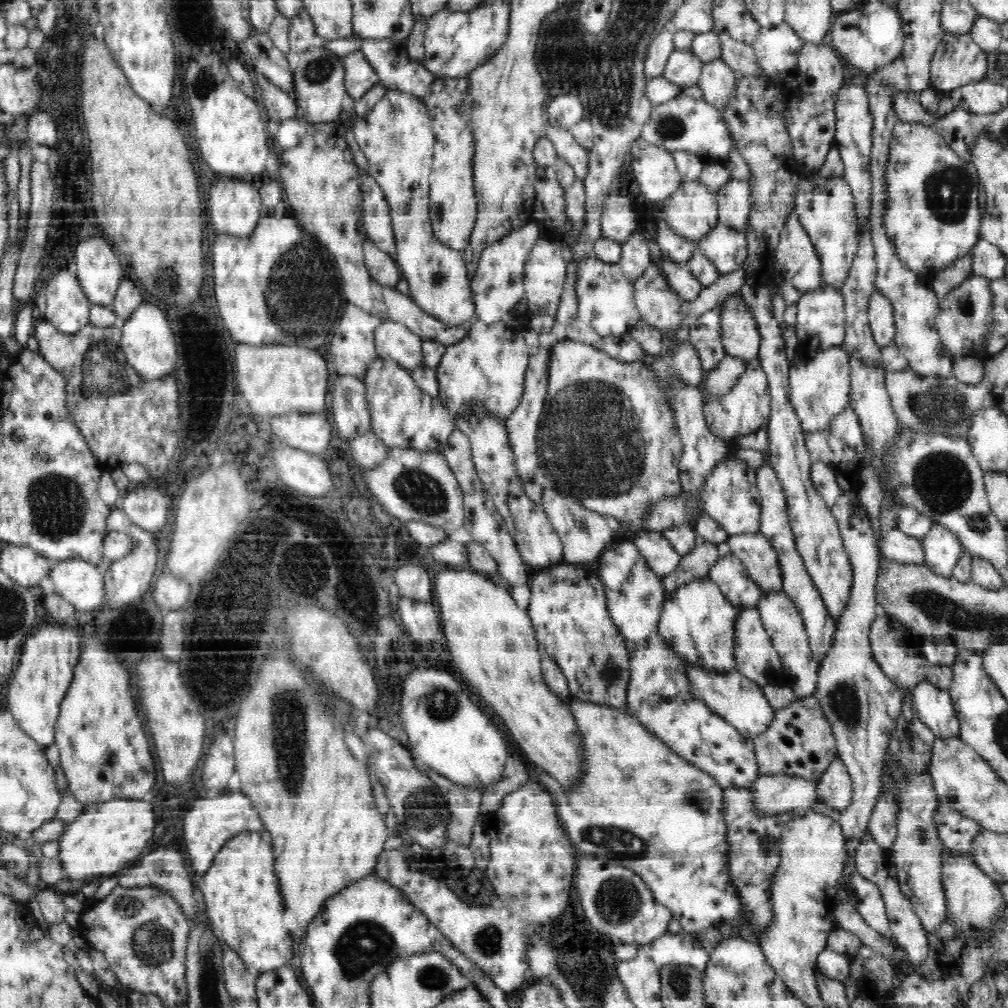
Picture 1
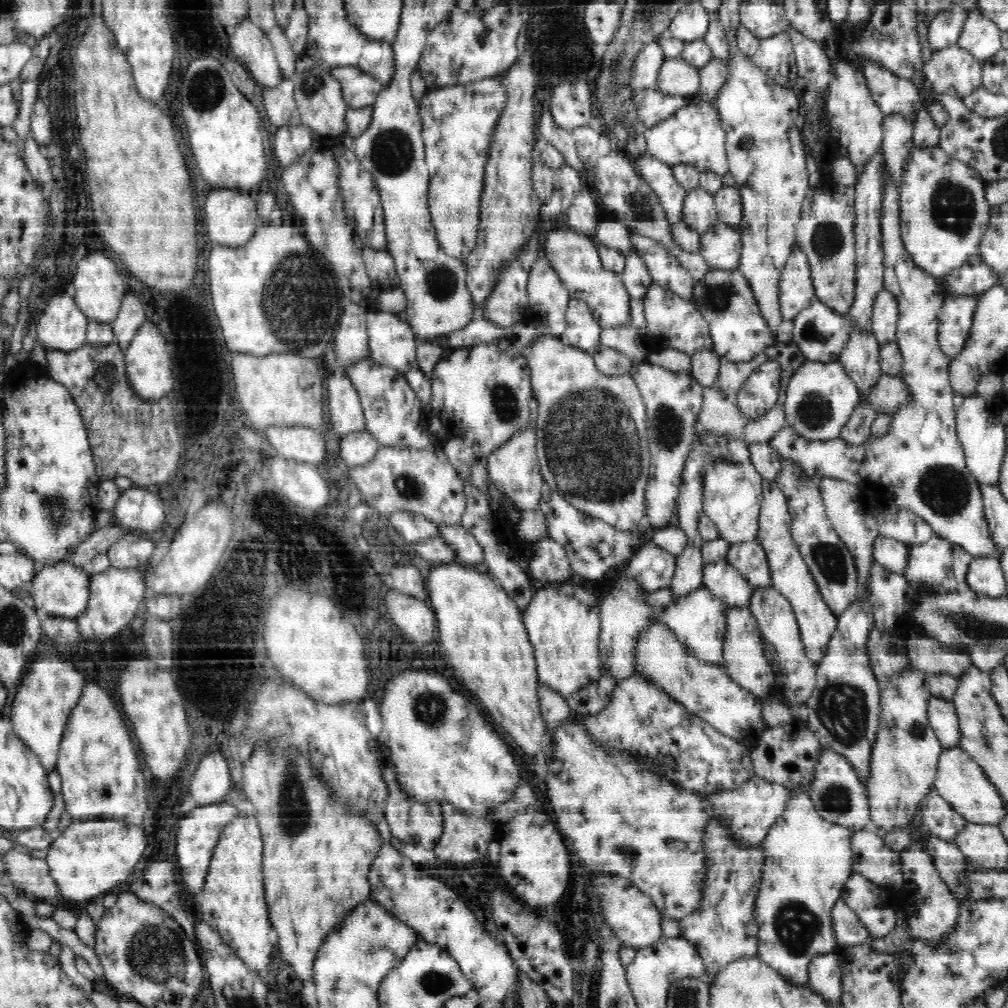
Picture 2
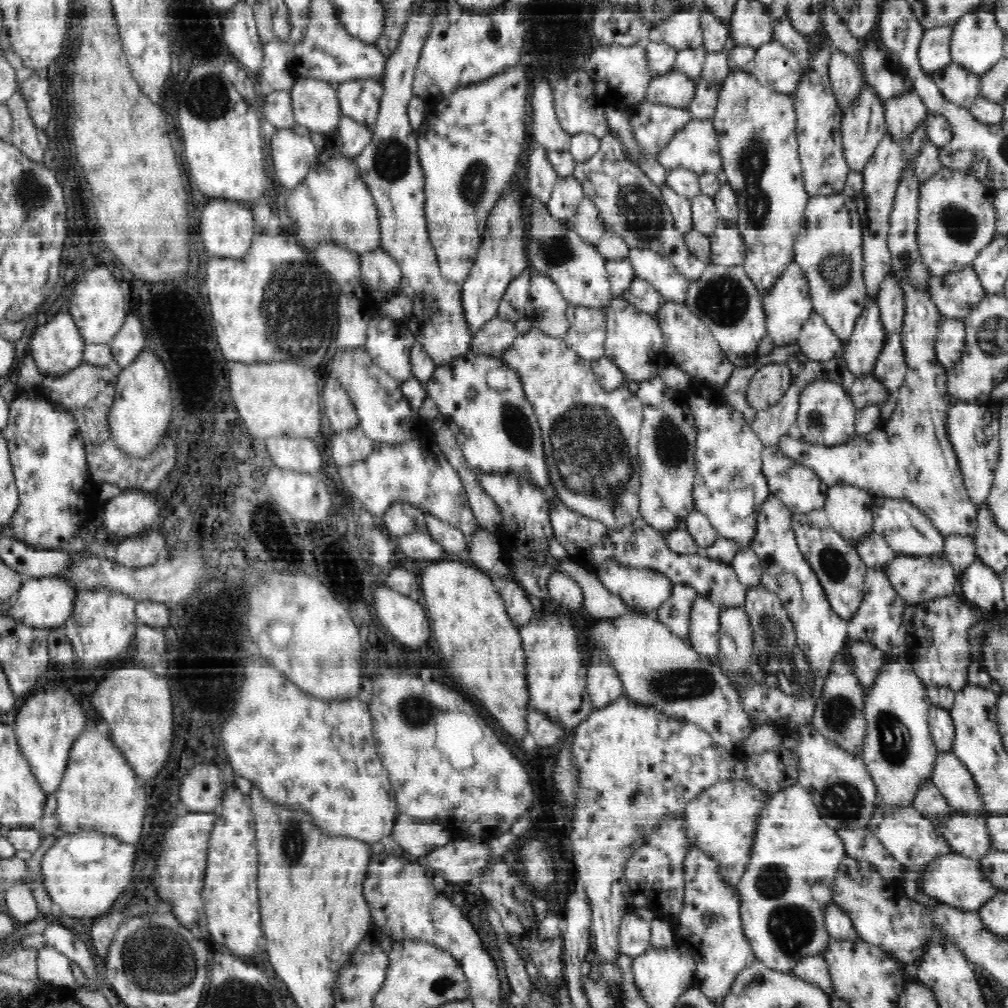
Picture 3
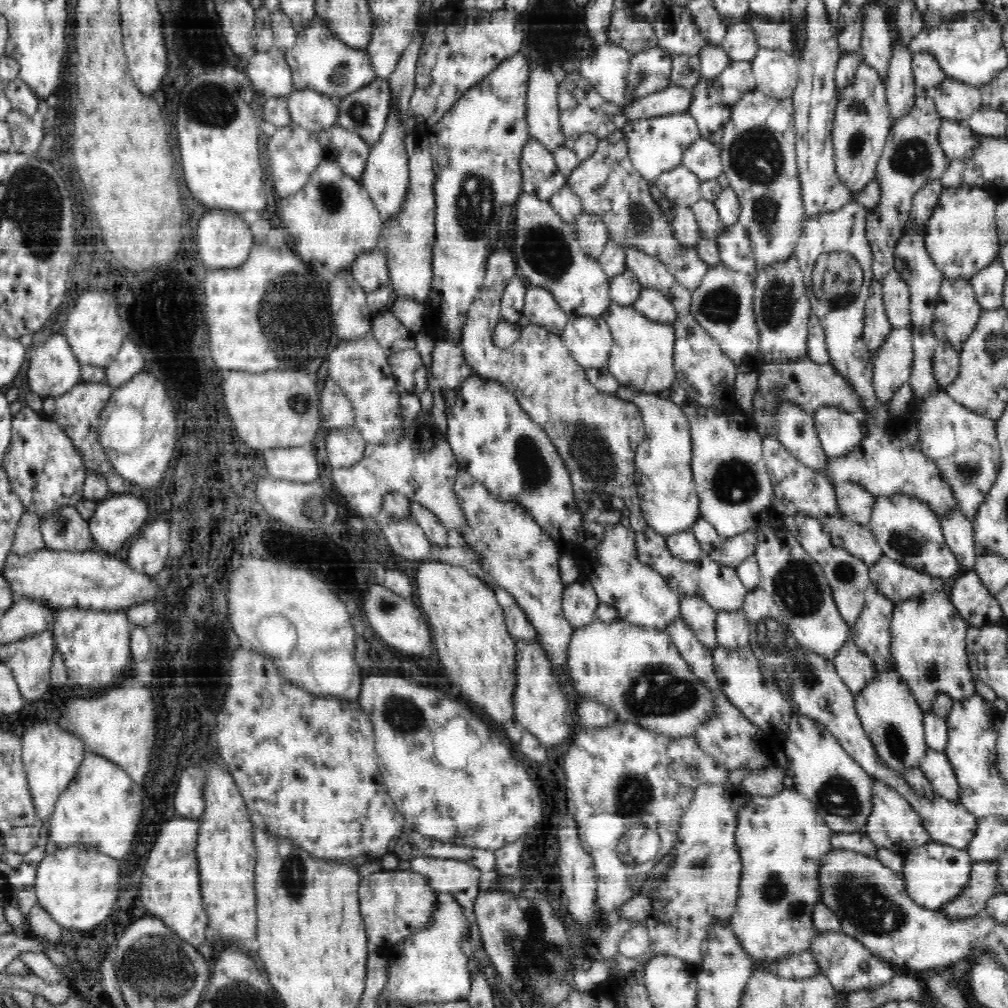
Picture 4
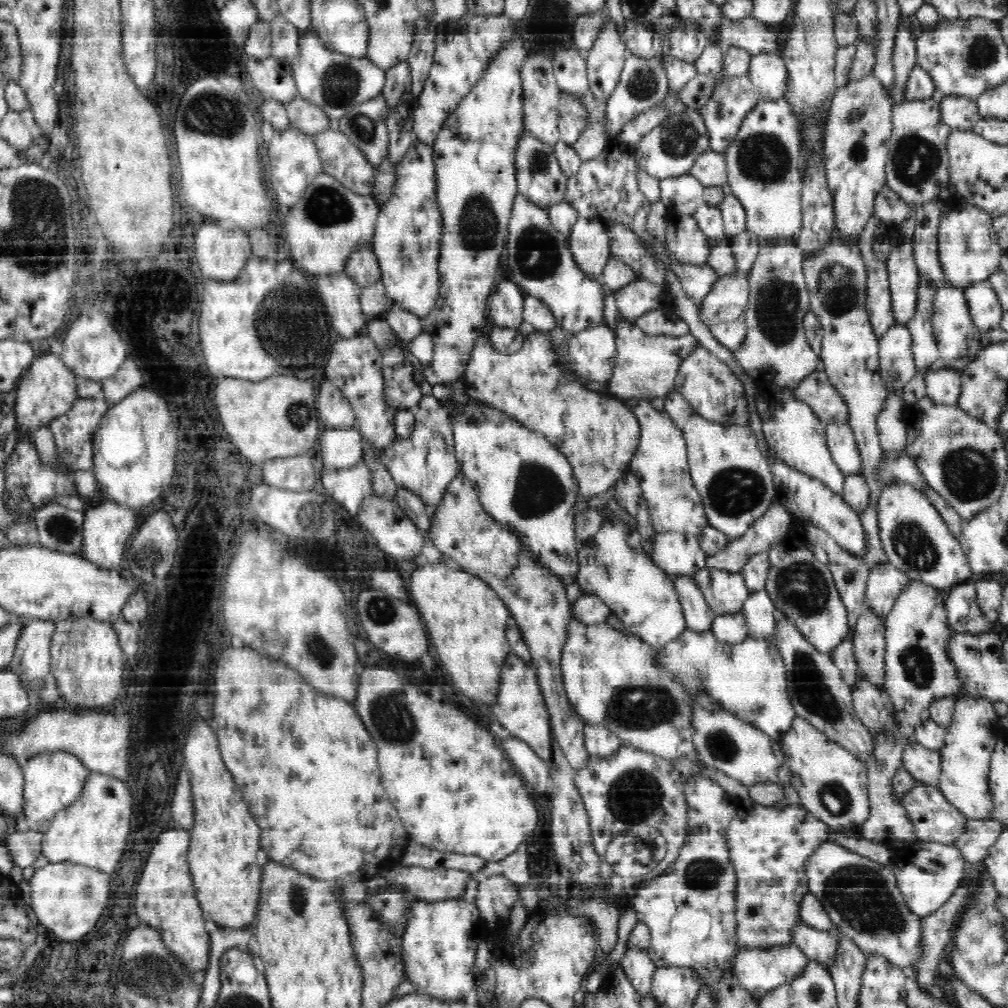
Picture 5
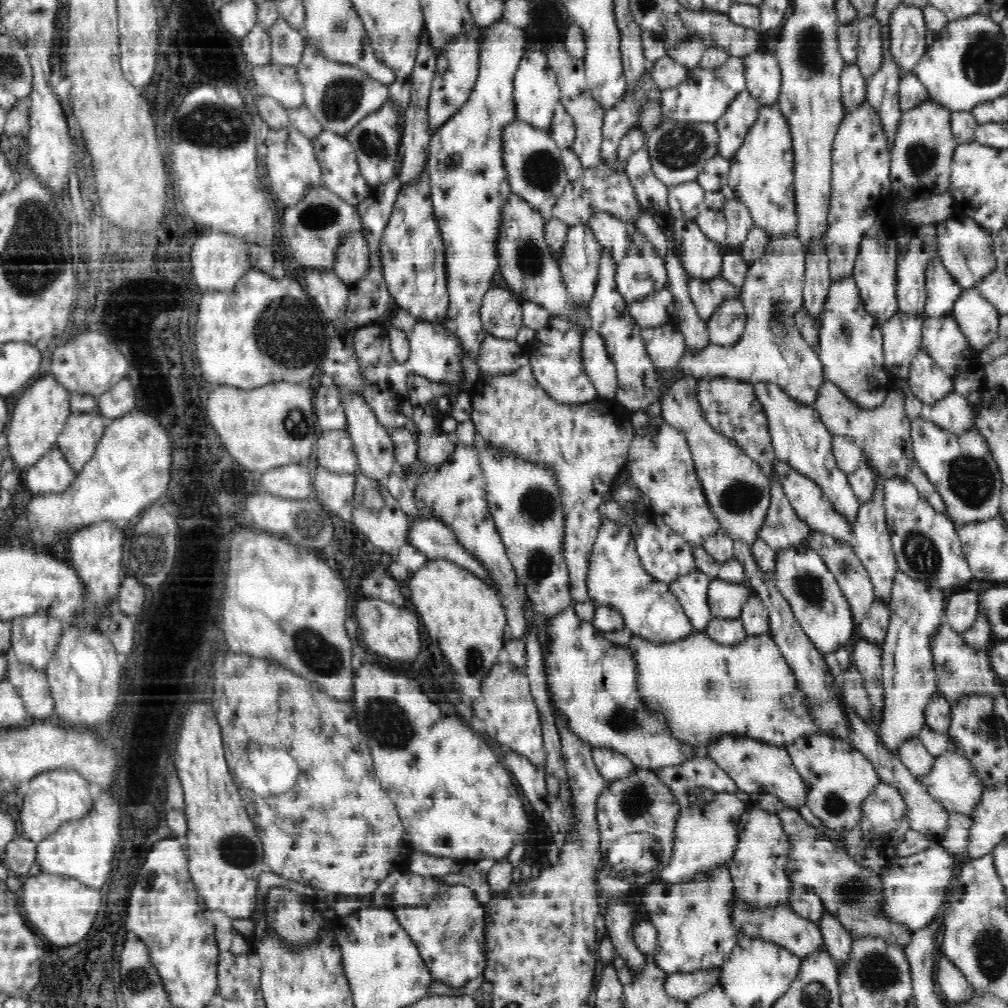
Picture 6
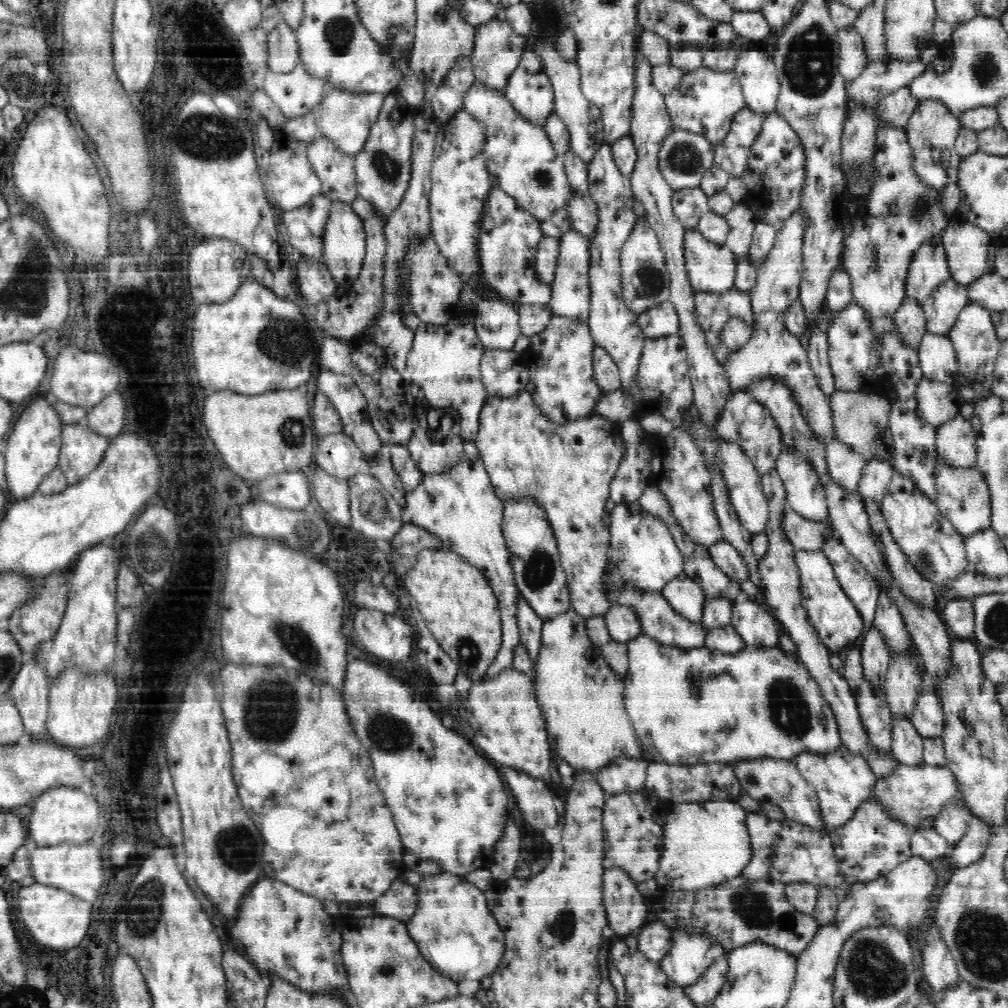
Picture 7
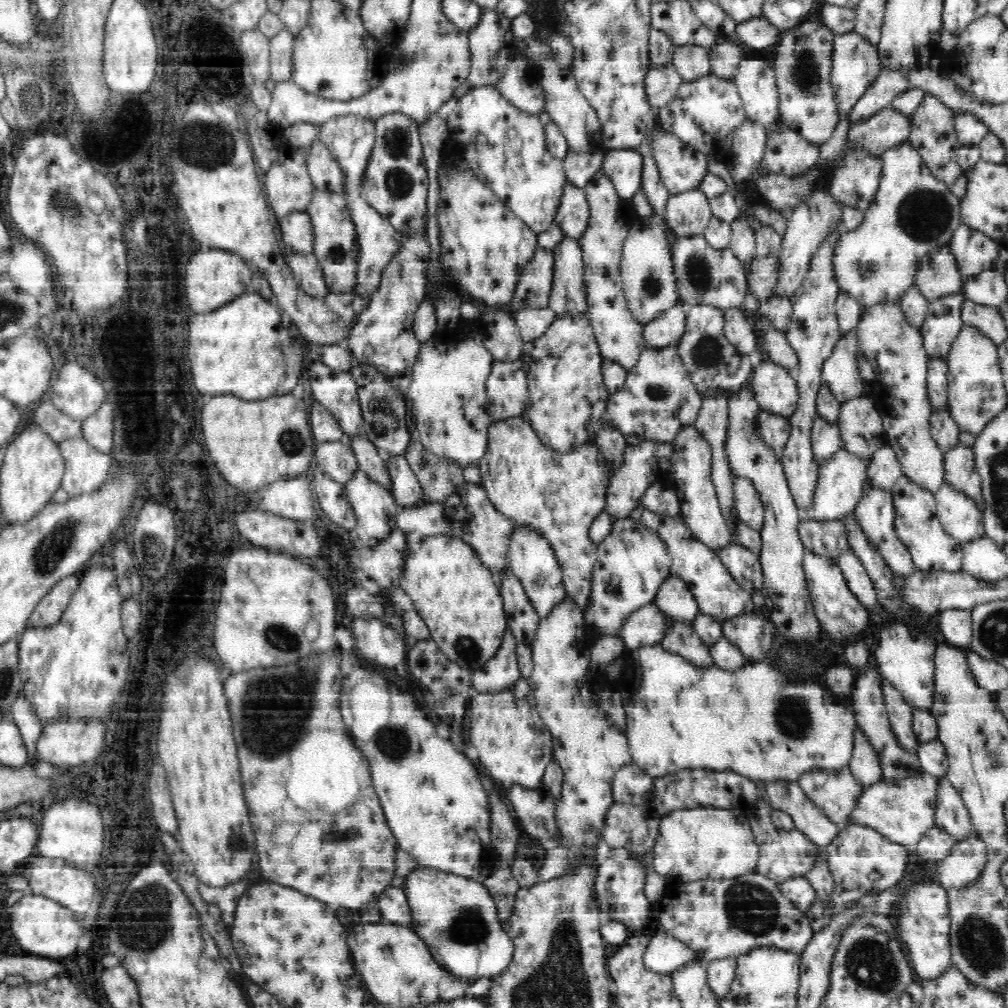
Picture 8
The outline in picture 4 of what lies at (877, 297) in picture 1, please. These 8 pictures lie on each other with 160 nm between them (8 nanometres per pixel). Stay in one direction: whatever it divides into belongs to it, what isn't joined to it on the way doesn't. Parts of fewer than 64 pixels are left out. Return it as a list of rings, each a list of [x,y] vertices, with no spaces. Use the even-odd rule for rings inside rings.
[[[893,268],[880,280],[883,290],[883,303],[887,309],[888,320],[893,328],[910,327],[910,297],[909,286]]]

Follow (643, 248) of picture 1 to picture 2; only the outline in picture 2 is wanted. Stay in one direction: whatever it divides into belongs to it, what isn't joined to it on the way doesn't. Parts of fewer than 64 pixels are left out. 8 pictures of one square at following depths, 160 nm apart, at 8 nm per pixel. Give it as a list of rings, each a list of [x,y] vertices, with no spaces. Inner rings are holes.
[[[632,248],[626,255],[625,267],[623,268],[622,282],[631,300],[644,300],[650,290],[652,275],[644,266],[644,261],[637,256],[636,249]]]

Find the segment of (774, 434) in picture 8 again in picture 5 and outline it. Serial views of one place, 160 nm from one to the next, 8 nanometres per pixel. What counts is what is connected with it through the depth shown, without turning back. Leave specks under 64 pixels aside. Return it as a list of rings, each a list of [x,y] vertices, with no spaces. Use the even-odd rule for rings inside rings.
[[[700,346],[682,362],[675,378],[674,390],[686,398],[692,410],[706,420],[722,423],[723,426],[750,428],[749,410],[742,381],[726,363],[708,349]]]

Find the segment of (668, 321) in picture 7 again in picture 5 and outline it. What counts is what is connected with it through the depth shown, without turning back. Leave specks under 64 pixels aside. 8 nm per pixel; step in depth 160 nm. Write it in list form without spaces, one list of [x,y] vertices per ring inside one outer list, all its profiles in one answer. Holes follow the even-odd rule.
[[[640,278],[634,284],[616,290],[614,295],[622,317],[634,321],[642,314],[660,309],[663,306],[666,289]]]

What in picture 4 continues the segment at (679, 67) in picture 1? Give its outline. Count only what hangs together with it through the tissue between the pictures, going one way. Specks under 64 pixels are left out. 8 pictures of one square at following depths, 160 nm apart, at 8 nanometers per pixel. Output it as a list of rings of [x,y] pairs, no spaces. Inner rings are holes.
[[[671,84],[666,90],[660,90],[650,97],[640,98],[628,104],[624,114],[627,121],[635,121],[644,117],[684,113],[688,111],[692,98],[692,90],[681,89]]]

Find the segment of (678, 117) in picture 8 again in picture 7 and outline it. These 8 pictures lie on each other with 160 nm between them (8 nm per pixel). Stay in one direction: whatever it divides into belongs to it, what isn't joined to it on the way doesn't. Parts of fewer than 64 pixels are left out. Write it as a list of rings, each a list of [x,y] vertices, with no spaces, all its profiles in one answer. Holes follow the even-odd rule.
[[[704,64],[685,73],[680,85],[665,96],[665,105],[674,129],[704,135],[714,146],[726,138],[735,114],[747,106],[734,71],[716,72],[706,68]]]

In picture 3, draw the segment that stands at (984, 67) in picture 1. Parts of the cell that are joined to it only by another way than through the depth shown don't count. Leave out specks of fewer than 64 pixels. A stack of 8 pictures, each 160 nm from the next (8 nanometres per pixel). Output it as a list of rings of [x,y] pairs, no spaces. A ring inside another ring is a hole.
[[[950,63],[930,73],[940,93],[950,103],[969,108],[974,99],[980,96],[980,77]]]

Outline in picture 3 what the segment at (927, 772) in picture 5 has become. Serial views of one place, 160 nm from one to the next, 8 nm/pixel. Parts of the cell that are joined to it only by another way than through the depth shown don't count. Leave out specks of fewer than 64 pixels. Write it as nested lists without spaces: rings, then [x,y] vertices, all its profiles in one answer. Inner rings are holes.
[[[952,751],[939,753],[931,781],[953,810],[975,811],[975,814],[985,818],[989,815],[981,804],[980,796],[977,796],[977,789],[968,769],[964,768],[964,764],[961,764]]]

